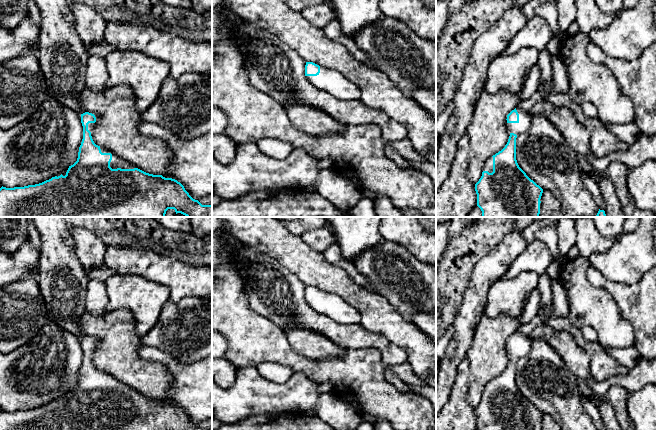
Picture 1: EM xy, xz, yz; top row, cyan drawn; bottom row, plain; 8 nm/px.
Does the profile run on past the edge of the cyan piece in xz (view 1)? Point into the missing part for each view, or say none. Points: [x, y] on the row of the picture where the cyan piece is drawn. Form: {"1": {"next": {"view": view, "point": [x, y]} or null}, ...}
{"1": {"next": {"view": "xz", "point": [329, 81]}}}

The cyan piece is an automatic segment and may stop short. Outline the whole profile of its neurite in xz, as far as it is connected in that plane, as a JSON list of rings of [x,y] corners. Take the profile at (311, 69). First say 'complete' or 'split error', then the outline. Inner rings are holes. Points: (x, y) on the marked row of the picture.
split error; [[[306,62],[305,76],[318,90],[322,90],[335,98],[340,100],[360,100],[360,89],[338,72],[313,62]]]

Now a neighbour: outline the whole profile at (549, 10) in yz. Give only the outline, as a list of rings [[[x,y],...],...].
[[[549,0],[541,4],[537,10],[536,15],[541,16],[551,28],[553,35],[557,36],[560,41],[565,41],[568,34],[561,31],[558,23],[558,3],[557,0]]]

